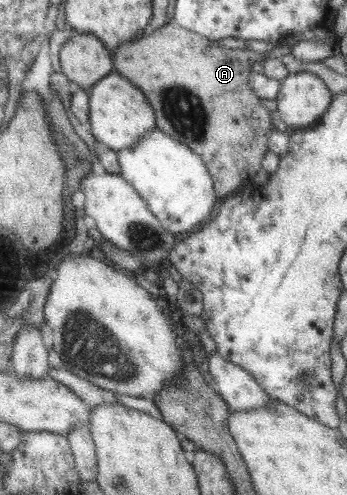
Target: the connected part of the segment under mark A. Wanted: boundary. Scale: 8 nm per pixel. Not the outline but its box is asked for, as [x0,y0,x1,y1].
[112,22,275,199]

